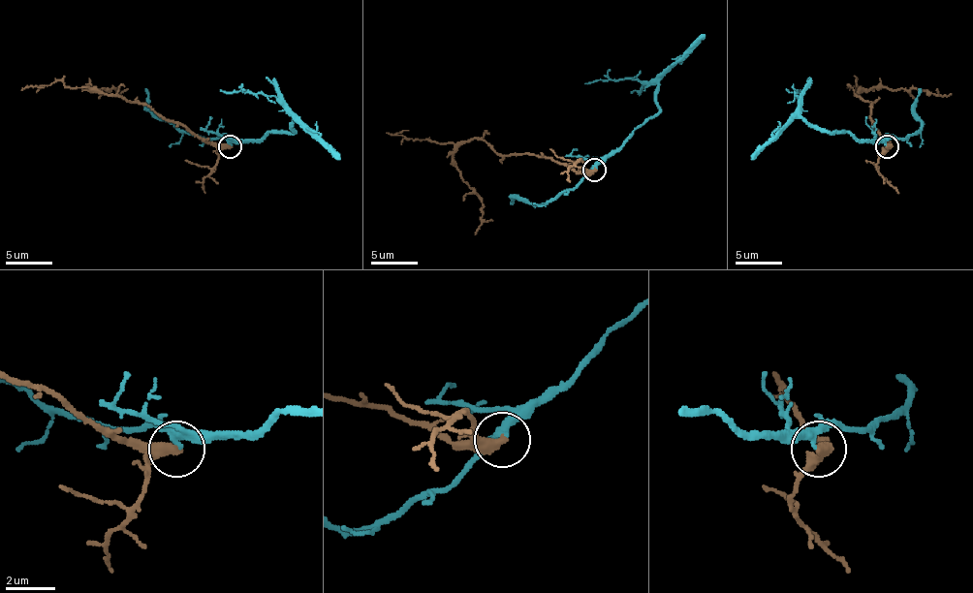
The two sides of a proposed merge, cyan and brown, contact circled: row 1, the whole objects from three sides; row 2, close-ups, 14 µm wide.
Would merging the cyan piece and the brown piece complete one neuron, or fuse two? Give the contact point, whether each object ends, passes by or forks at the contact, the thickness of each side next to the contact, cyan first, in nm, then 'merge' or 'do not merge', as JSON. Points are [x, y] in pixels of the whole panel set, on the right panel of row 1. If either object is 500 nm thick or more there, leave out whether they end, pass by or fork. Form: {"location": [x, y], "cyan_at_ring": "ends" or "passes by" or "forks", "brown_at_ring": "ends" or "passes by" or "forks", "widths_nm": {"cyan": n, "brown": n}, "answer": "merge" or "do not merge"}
{"location": [887, 146], "cyan_at_ring": "passes by", "brown_at_ring": "ends", "widths_nm": {"cyan": 240, "brown": 480}, "answer": "do not merge"}

